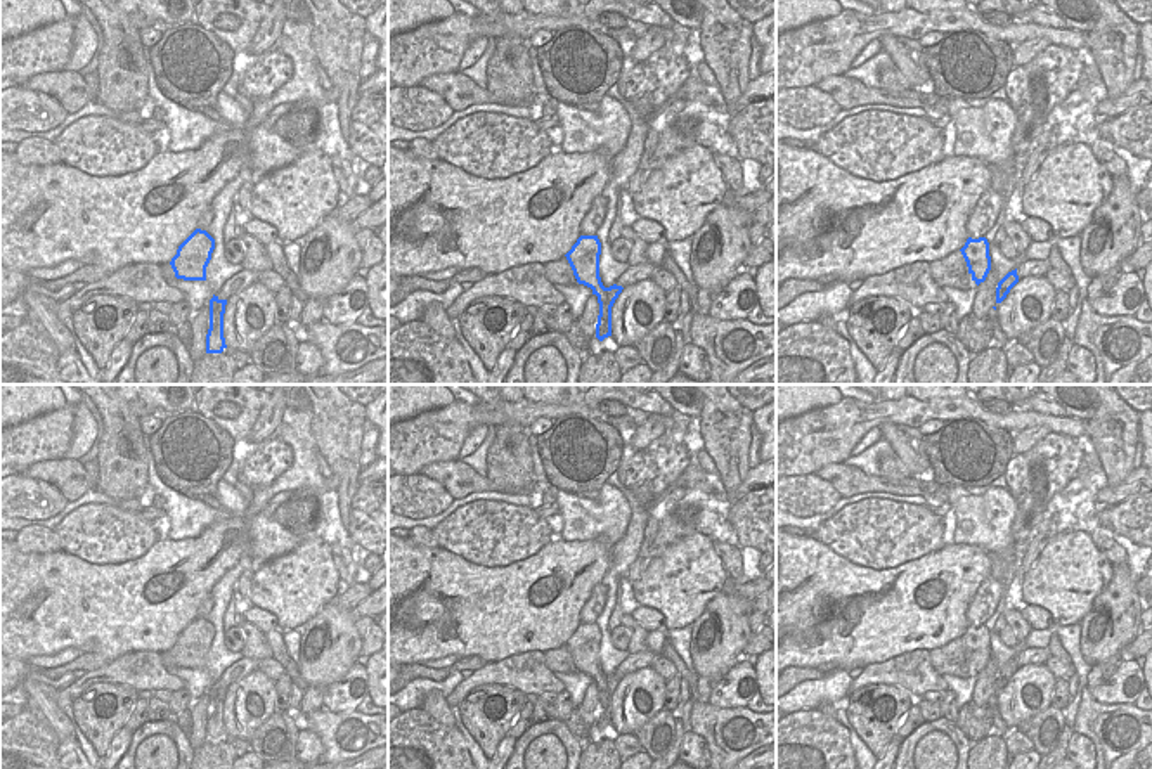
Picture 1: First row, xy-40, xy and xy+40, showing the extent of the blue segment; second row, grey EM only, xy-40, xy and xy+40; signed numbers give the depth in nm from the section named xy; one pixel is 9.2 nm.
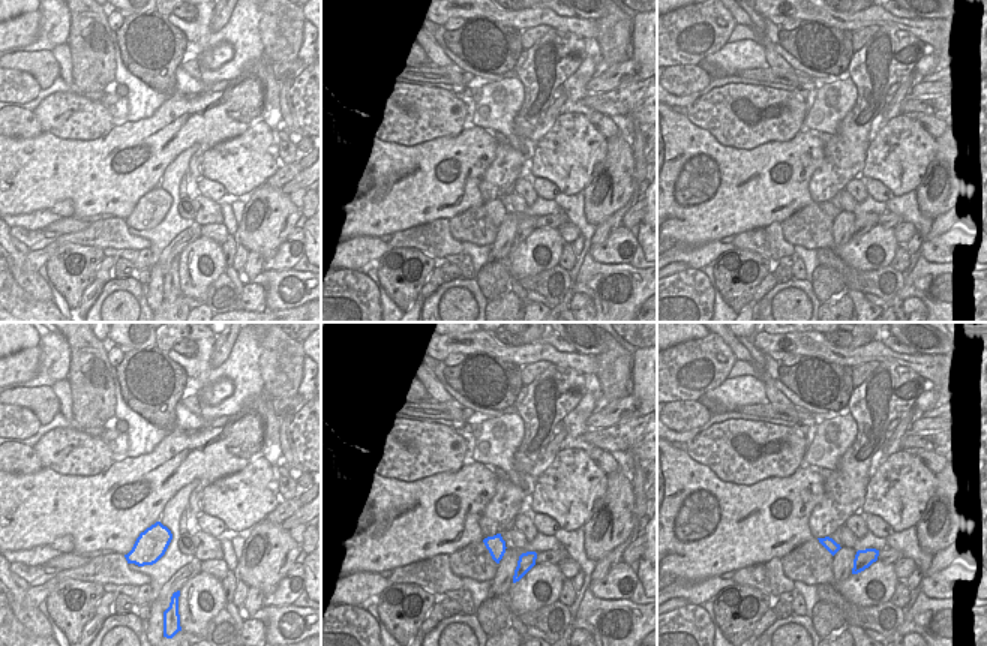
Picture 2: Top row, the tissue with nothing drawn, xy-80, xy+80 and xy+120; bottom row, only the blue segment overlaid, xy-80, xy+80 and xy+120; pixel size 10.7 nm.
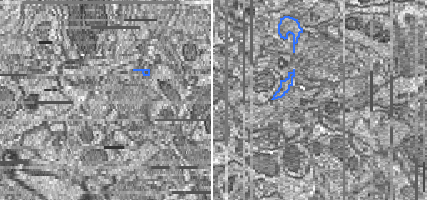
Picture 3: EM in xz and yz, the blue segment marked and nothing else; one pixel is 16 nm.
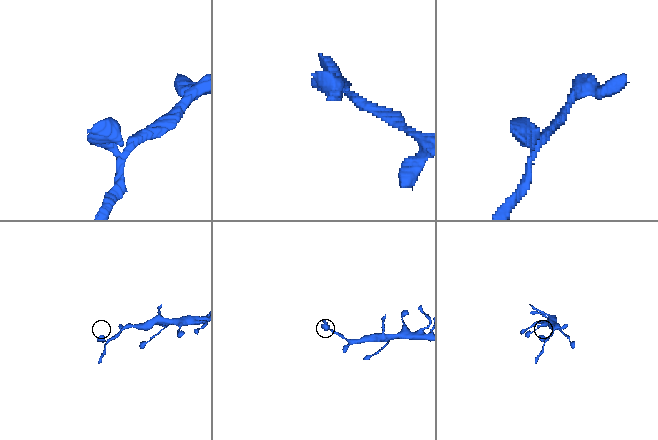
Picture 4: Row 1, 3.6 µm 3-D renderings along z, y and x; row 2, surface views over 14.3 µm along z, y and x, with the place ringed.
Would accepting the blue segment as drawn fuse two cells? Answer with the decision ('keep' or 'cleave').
keep

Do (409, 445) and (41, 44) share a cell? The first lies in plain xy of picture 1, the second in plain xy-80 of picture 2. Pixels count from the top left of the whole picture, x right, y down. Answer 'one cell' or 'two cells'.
two cells

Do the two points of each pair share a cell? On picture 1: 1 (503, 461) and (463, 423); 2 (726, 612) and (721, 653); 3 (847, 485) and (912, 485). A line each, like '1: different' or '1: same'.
1: different
2: same
3: same

